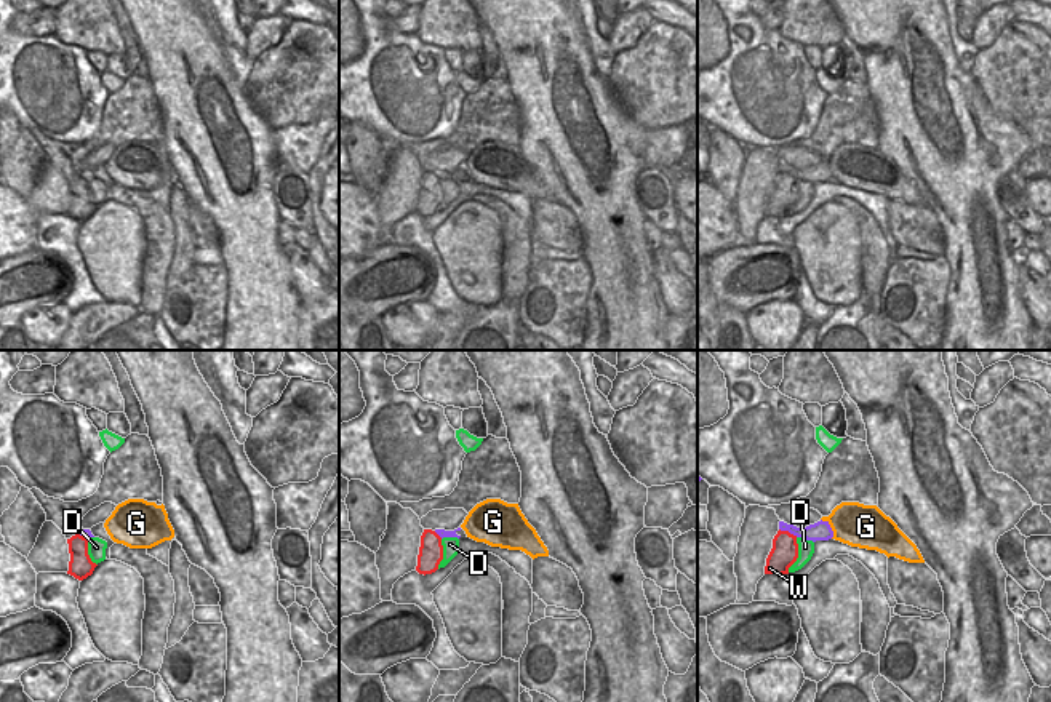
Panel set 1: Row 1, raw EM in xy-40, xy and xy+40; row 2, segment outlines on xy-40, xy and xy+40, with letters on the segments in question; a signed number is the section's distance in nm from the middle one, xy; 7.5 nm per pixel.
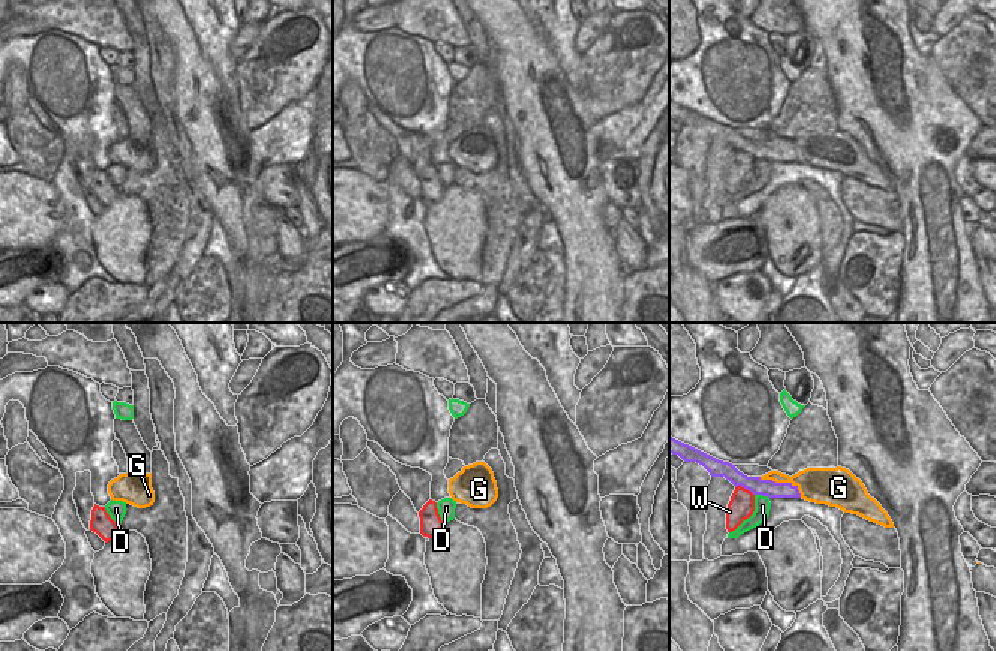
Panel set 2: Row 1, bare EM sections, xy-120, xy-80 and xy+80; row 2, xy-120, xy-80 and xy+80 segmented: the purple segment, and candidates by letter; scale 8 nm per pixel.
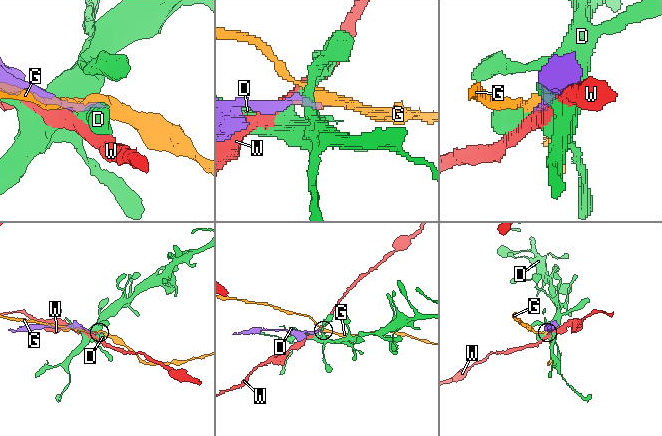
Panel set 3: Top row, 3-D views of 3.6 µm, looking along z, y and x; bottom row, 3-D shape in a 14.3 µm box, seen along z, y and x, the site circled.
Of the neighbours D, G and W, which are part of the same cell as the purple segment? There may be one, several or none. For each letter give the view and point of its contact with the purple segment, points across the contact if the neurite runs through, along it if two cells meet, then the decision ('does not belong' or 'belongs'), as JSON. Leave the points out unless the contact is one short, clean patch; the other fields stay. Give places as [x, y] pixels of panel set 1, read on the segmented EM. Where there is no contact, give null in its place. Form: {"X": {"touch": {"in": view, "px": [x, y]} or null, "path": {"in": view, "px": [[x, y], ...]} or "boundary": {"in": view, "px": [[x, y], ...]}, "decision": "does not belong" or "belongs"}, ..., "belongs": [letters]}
{"D": {"touch": {"in": "xy", "px": [450, 536]}, "decision": "does not belong"}, "G": {"touch": {"in": "xy+40", "px": [831, 528]}, "decision": "does not belong"}, "W": {"touch": {"in": "xy+40", "px": [789, 531]}, "decision": "does not belong"}, "belongs": []}

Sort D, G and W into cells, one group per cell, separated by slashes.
D / G / W

